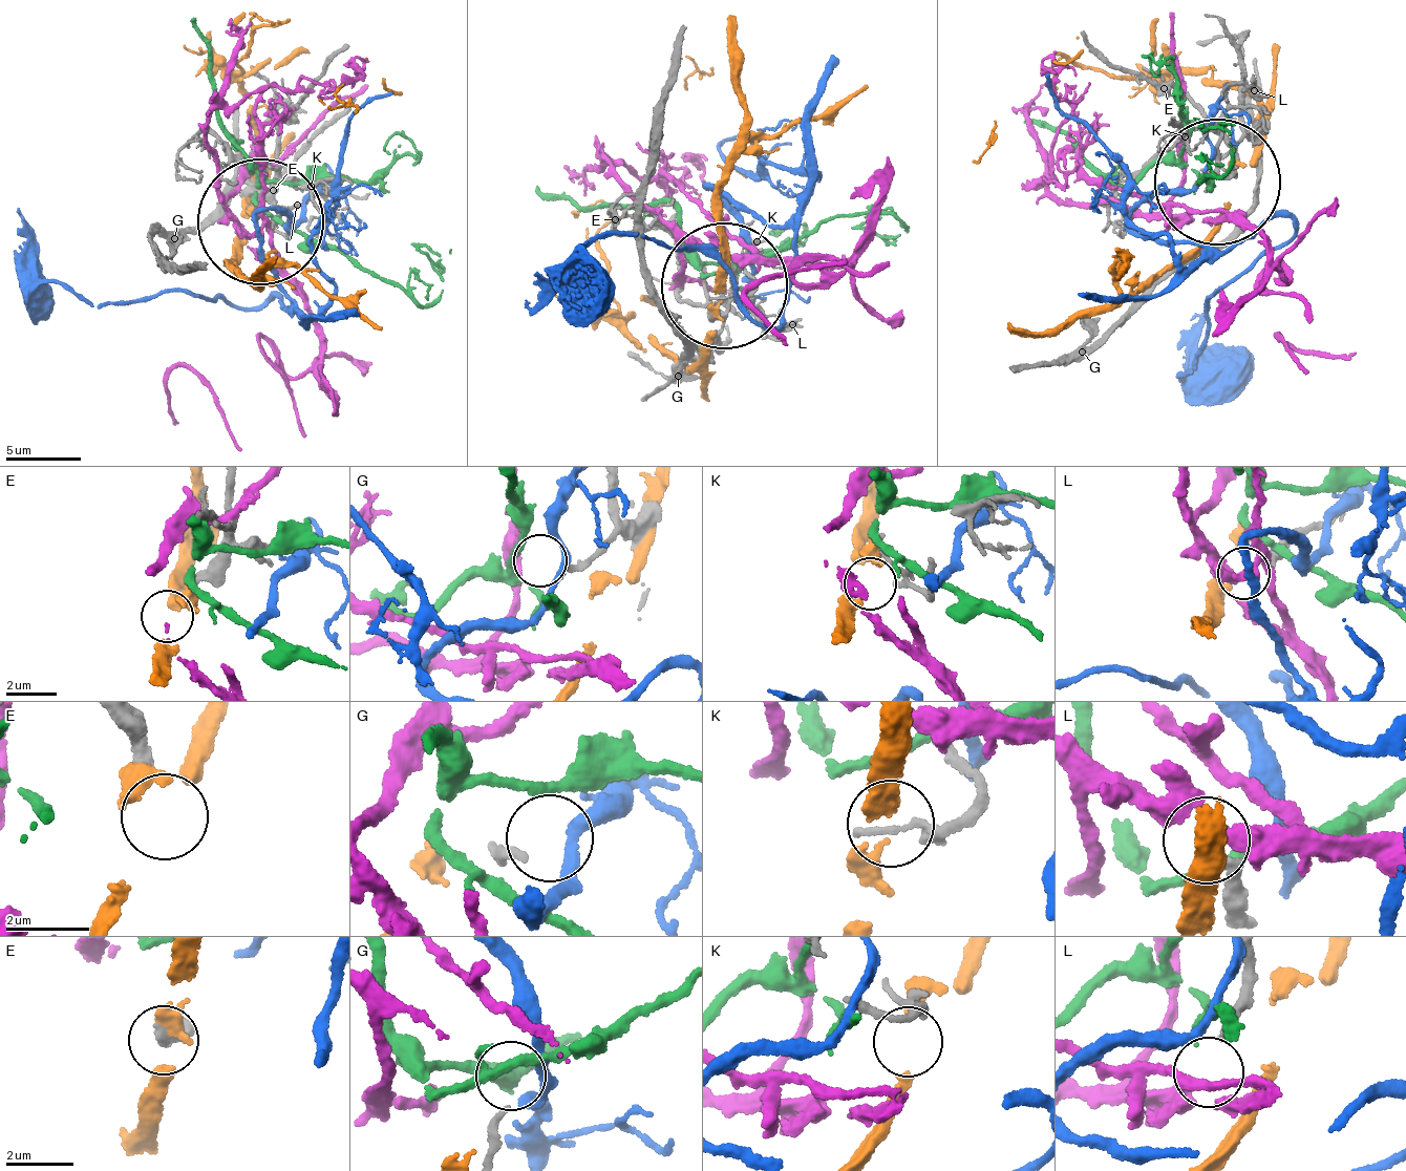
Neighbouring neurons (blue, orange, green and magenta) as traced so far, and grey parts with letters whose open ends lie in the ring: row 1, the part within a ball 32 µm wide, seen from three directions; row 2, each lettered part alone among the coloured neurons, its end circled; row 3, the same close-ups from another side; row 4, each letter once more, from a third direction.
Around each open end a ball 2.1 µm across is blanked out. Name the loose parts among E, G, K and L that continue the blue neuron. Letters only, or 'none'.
none

